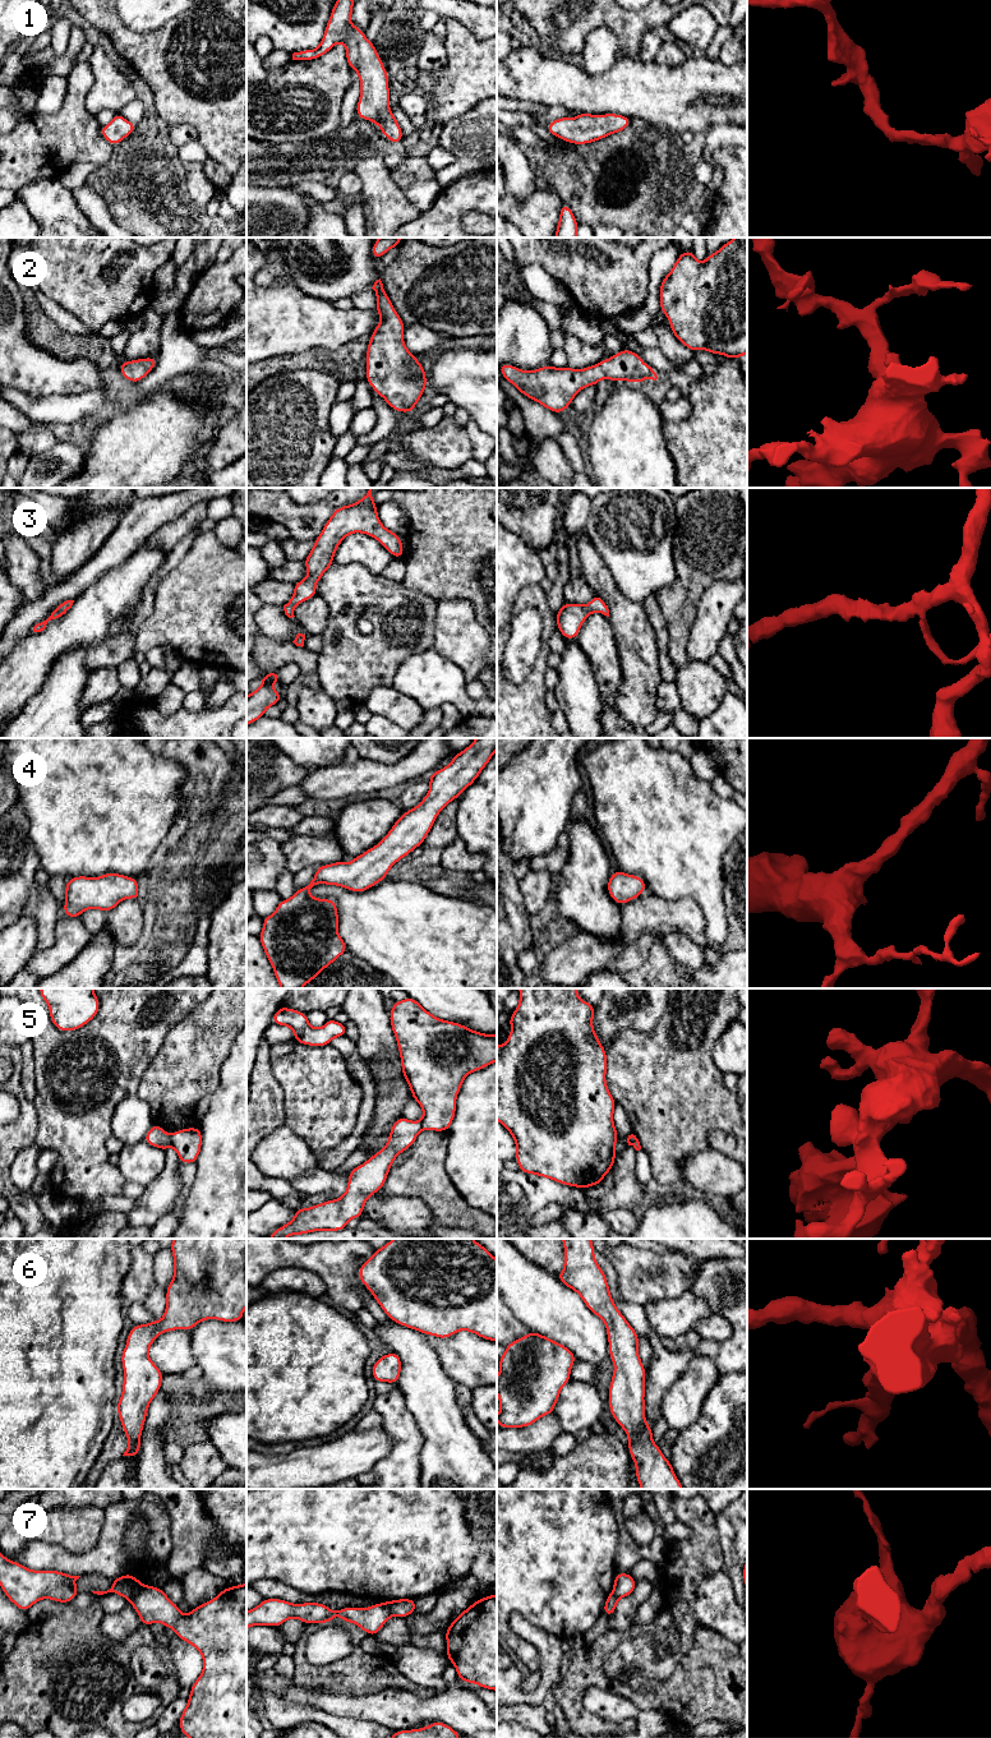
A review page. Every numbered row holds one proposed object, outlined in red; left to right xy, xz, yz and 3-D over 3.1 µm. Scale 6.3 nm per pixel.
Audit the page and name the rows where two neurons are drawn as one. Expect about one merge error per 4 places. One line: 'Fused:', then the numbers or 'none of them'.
Fused: 5, 7

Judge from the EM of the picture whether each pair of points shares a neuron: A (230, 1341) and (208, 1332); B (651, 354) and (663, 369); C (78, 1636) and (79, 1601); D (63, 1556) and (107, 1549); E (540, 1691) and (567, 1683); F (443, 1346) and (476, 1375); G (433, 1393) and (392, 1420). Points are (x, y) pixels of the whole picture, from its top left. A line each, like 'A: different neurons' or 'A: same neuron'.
A: same neuron
B: same neuron
C: different neurons
D: same neuron
E: different neurons
F: same neuron
G: different neurons

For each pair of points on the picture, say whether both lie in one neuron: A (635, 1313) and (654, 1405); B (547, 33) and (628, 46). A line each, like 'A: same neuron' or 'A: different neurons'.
A: same neuron
B: same neuron

